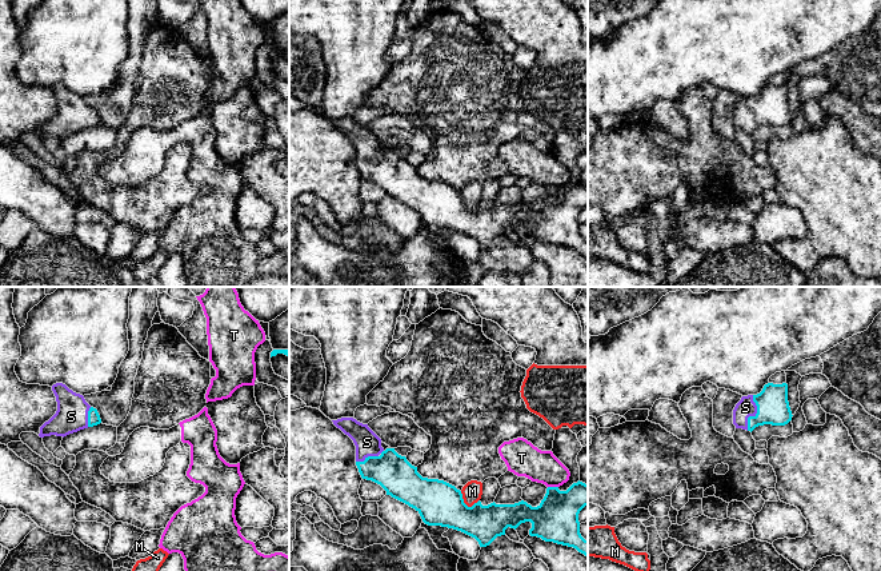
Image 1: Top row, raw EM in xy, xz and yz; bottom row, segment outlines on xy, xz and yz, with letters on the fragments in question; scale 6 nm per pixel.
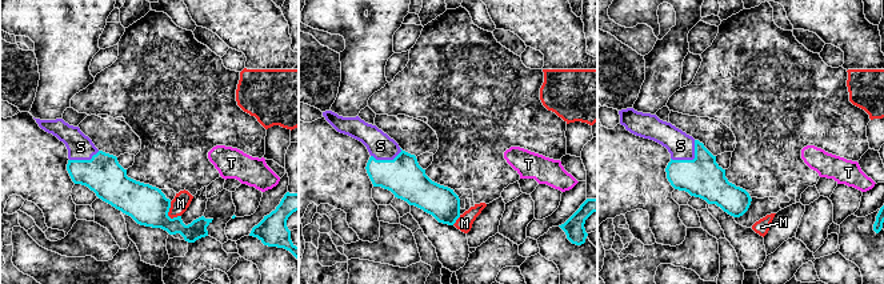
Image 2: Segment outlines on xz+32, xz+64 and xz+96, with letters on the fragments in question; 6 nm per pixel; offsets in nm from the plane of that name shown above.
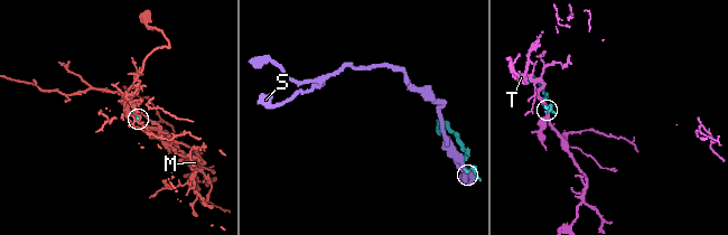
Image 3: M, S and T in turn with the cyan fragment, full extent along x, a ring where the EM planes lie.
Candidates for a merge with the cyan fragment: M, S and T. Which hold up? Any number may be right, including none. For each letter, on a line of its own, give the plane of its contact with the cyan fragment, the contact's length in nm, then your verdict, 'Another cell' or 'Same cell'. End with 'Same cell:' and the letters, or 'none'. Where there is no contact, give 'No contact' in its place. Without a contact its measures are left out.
M: Touches cyan in xz. Shared border 130 nm. Another cell
S: Touches cyan in yz. Shared border 220 nm. Same cell
T: Touches cyan in xz. Shared border 60 nm. Another cell
Same cell: S

